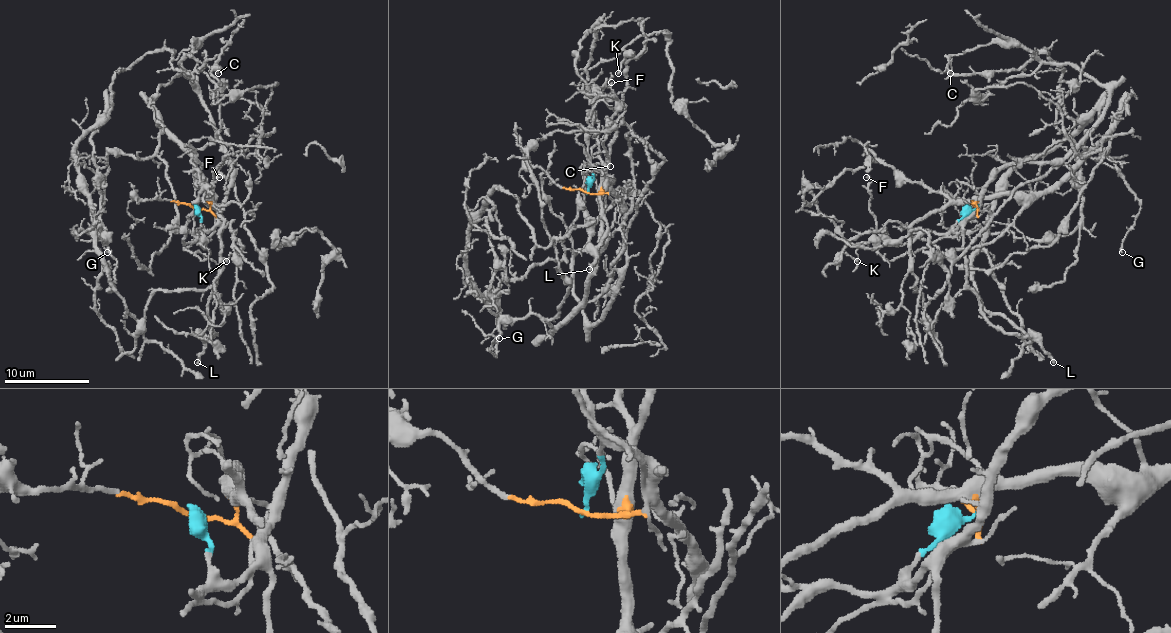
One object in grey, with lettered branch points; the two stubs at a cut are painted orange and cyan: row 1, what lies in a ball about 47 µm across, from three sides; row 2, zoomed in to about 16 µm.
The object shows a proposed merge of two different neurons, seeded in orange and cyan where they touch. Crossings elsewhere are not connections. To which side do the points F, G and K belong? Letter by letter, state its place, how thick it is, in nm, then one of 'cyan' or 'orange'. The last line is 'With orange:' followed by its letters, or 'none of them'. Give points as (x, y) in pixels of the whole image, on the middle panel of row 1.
F: at (611, 82); 160 nm thick; cyan
G: at (499, 338); 150 nm thick; orange
K: at (618, 73); 150 nm thick; orange
With orange: G, K

